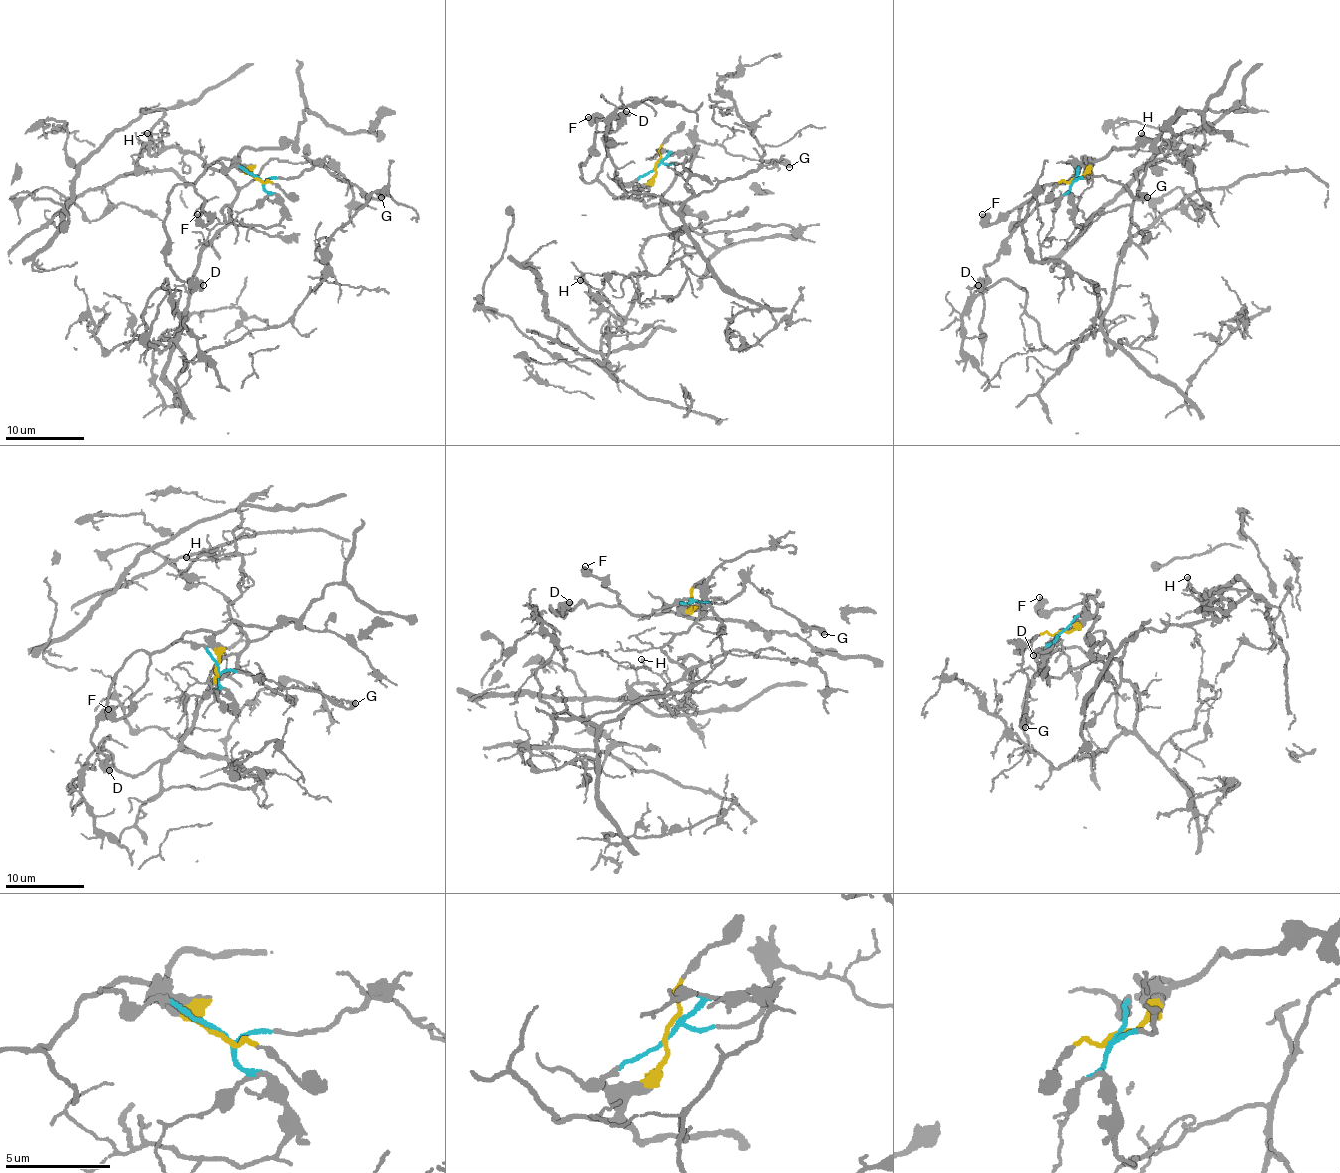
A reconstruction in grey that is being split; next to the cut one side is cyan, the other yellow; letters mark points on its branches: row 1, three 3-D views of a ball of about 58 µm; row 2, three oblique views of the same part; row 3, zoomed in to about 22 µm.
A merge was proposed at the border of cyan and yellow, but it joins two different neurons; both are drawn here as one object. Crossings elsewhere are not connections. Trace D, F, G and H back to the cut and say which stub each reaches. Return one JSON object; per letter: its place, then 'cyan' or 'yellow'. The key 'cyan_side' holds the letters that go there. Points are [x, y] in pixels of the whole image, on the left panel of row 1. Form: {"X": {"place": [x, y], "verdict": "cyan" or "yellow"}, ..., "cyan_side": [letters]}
{"D": {"place": [203, 285], "verdict": "yellow"}, "F": {"place": [197, 214], "verdict": "yellow"}, "G": {"place": [381, 197], "verdict": "cyan"}, "H": {"place": [147, 133], "verdict": "cyan"}, "cyan_side": ["G", "H"]}

